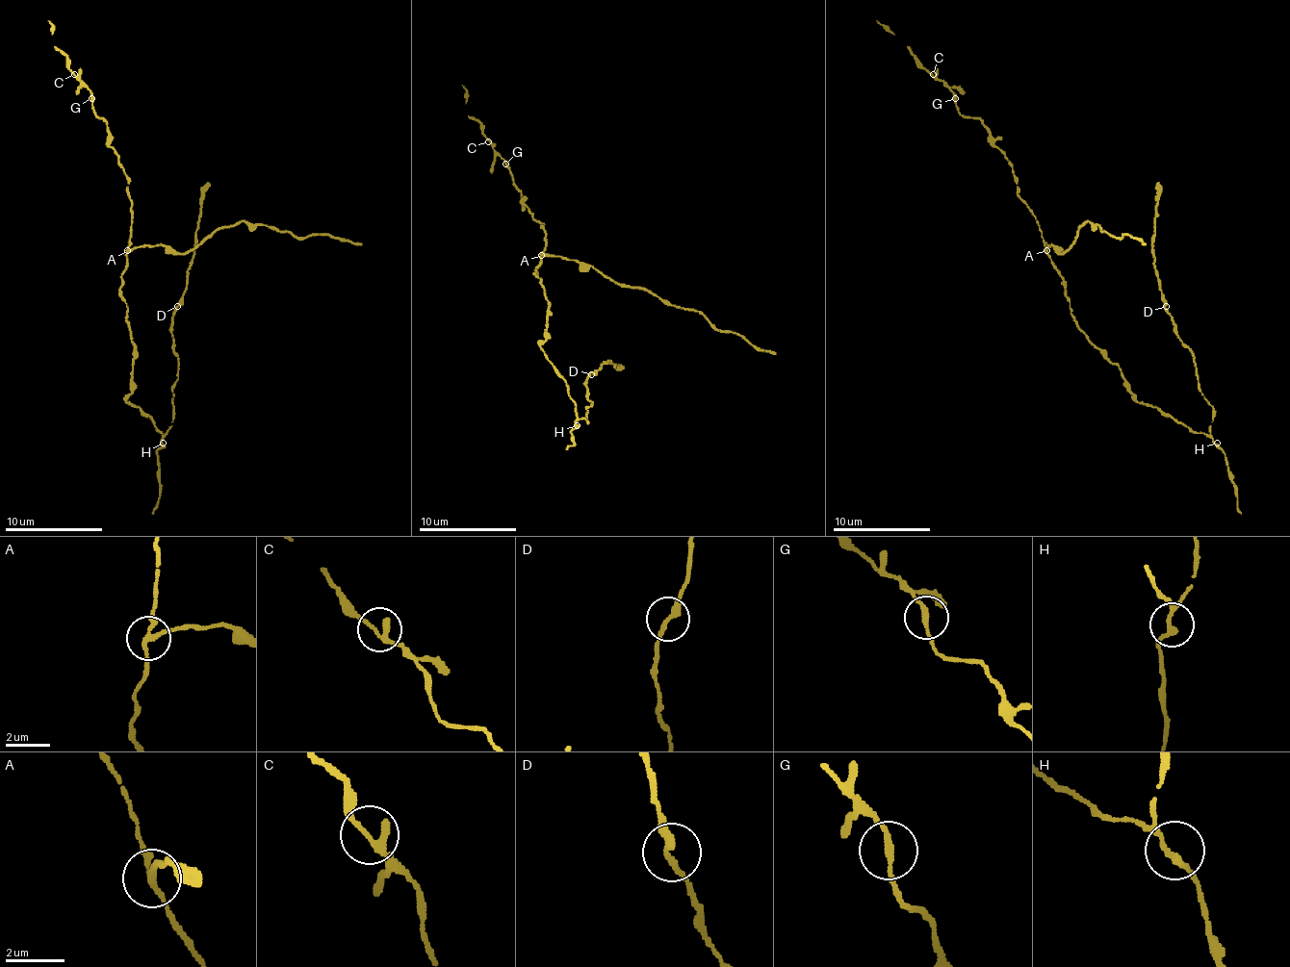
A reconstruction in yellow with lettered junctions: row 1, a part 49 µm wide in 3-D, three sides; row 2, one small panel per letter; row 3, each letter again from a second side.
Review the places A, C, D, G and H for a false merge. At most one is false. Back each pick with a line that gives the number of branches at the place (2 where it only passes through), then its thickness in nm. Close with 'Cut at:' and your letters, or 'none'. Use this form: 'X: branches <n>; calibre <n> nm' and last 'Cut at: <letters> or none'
A: branches 3; calibre 190 nm
Cut at: A

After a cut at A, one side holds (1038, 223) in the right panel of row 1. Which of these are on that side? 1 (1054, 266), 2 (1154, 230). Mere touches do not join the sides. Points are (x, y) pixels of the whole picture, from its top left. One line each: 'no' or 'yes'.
1: yes
2: yes

